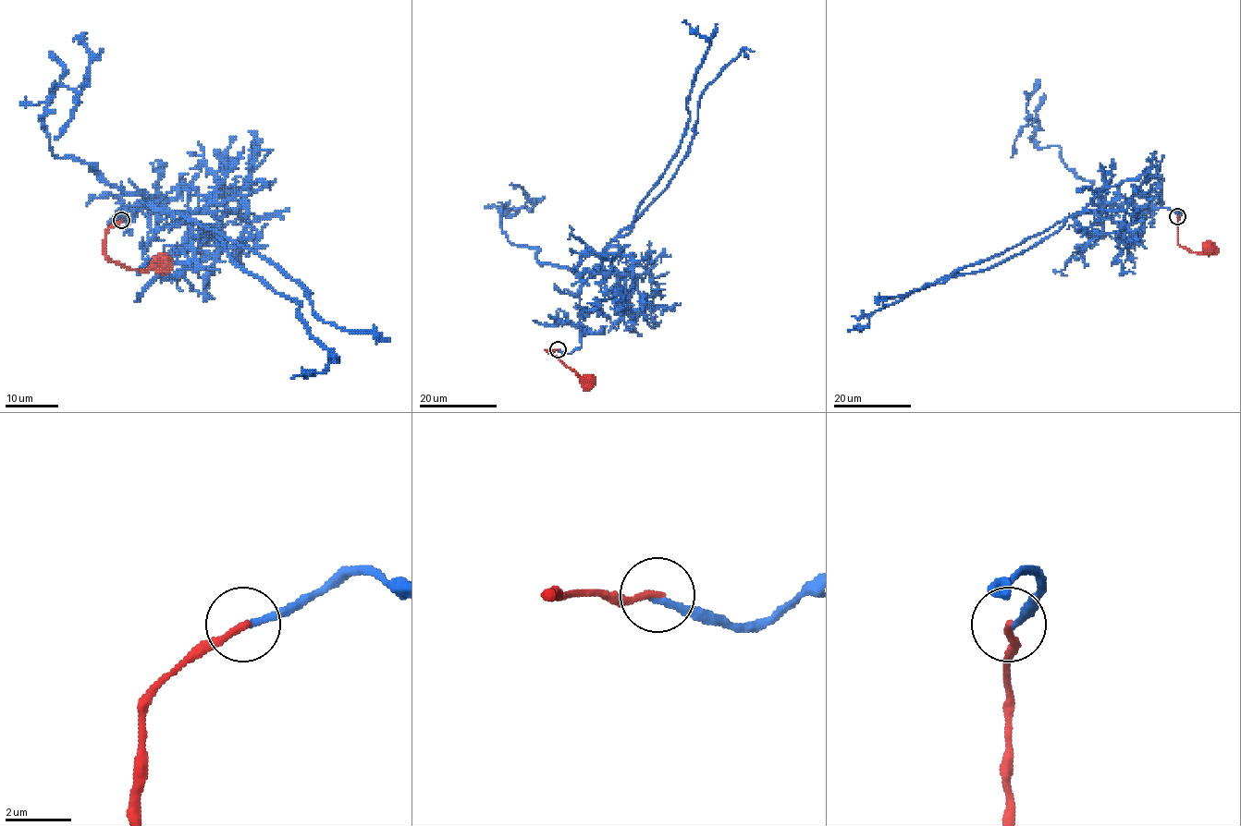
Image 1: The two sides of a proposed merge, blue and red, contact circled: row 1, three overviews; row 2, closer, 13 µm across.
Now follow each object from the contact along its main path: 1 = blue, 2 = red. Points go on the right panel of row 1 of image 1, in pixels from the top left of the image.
1: (1178, 216), (1181, 210), (1130, 204), (1075, 213), (1008, 259), (926, 284), (850, 331)
2: (1178, 216), (1178, 243), (1198, 253), (1207, 248)

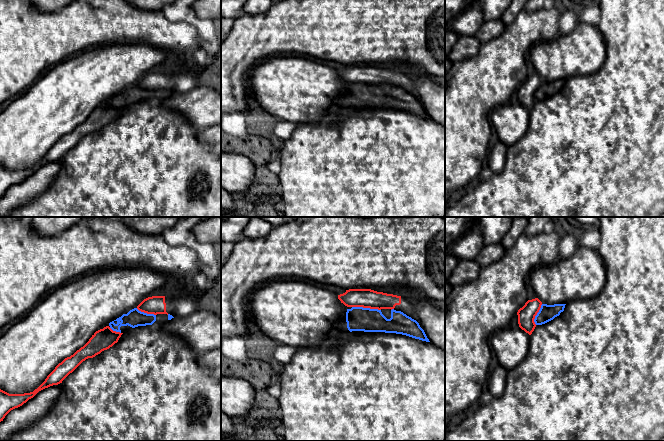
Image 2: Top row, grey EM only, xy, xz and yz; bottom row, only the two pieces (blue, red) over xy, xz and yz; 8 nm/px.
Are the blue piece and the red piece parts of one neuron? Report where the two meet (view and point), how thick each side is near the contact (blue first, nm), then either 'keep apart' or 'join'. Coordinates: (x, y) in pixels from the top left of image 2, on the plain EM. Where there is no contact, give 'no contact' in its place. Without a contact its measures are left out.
contact xz (366, 84); calibres 190 and 160 nm; keep apart

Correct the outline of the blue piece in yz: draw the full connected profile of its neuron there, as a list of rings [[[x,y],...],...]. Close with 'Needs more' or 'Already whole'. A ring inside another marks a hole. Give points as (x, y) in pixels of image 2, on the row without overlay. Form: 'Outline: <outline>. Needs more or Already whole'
Outline: [[[542,80],[539,88],[535,92],[535,100],[542,101],[553,96],[555,93],[559,92],[561,88],[564,87],[565,81],[566,80]]]. Already whole

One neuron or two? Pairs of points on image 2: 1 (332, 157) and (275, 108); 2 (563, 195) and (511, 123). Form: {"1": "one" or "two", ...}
{"1": "two", "2": "two"}

